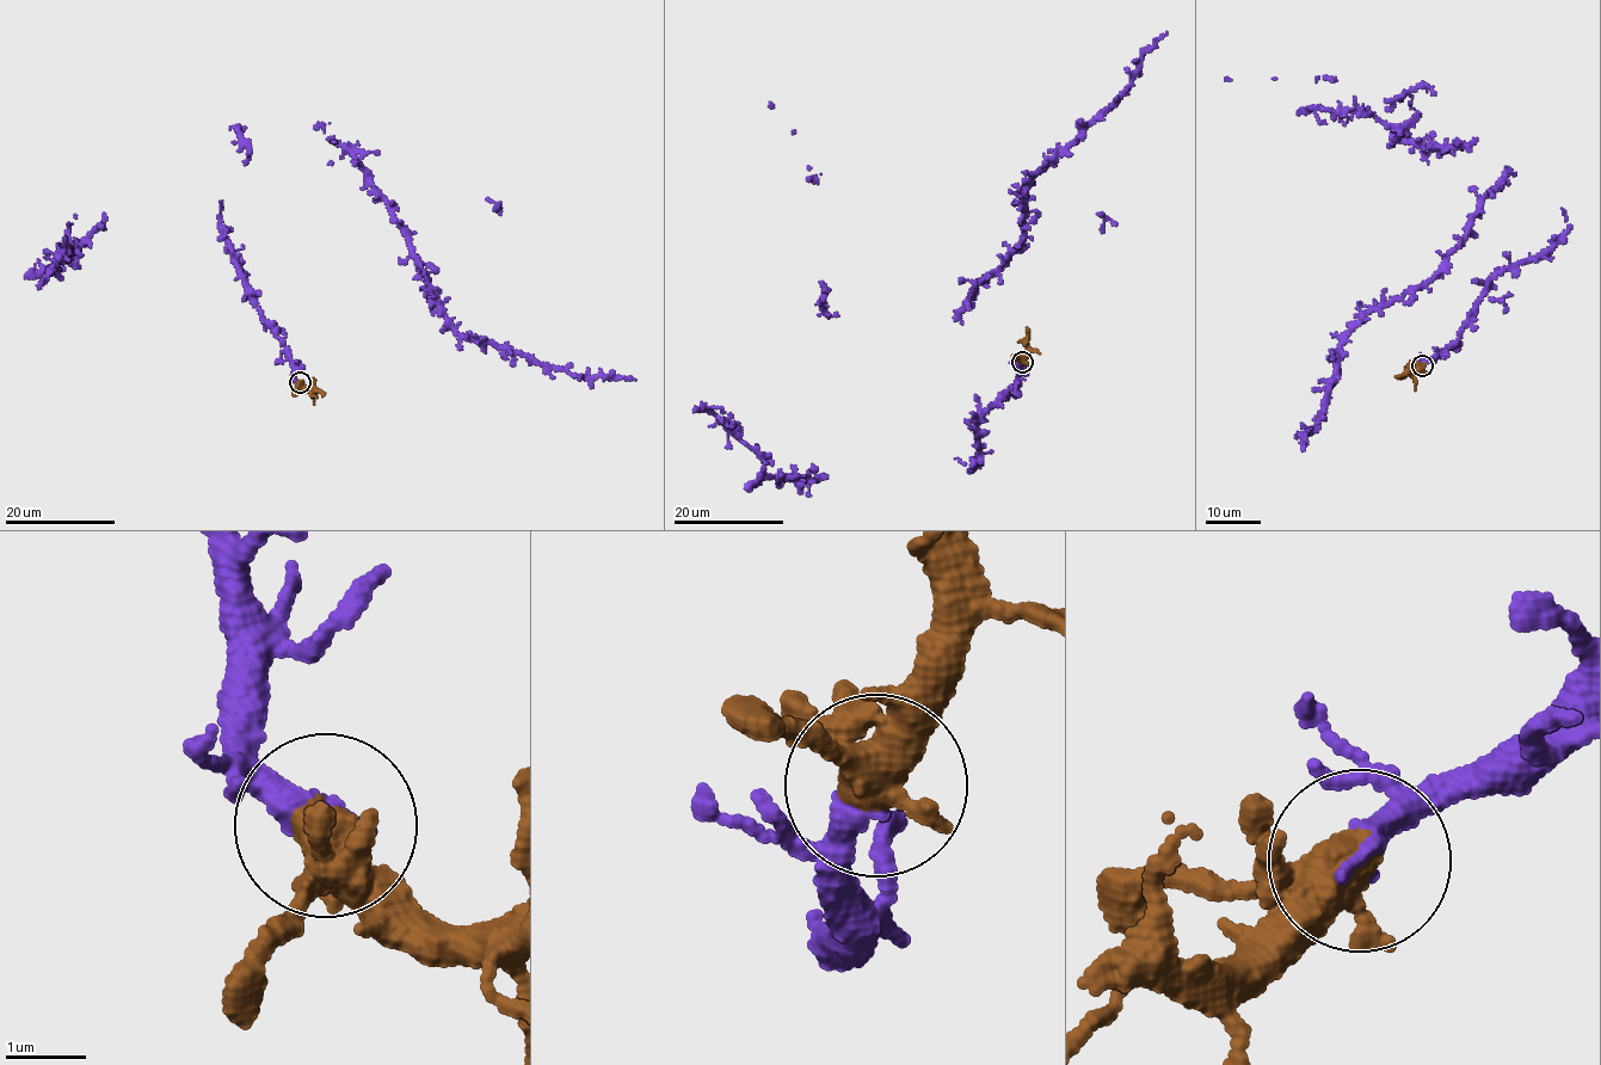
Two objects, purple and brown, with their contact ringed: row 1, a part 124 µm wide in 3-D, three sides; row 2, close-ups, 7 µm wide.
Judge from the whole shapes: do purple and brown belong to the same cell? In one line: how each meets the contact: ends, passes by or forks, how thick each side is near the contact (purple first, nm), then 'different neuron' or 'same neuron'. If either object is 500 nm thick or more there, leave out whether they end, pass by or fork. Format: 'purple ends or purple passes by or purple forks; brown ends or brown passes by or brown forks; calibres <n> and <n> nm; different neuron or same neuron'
calibres 320 and 650 nm; same neuron

